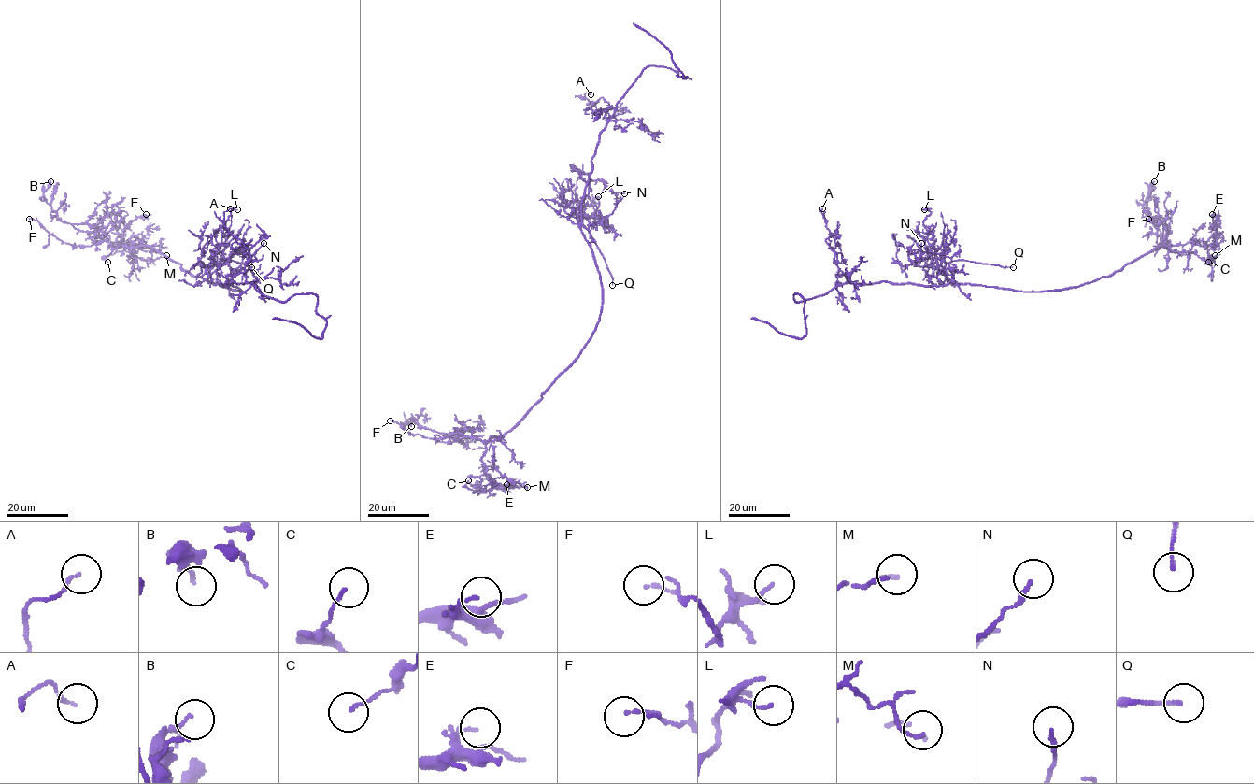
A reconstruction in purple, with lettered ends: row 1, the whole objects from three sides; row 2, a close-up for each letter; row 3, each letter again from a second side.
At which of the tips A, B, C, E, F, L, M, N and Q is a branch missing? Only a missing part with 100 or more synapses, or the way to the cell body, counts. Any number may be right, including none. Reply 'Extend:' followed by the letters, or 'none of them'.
Extend: none of them

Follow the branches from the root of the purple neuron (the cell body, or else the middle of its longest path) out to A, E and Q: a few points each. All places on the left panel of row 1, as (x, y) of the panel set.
A: (234, 286), (220, 283), (246, 283), (244, 267), (250, 255), (243, 243), (223, 224), (224, 212), (230, 208)
E: (234, 286), (242, 292), (196, 277), (149, 247), (122, 245), (120, 236), (126, 227), (146, 214)
Q: (234, 286), (208, 283), (209, 269), (225, 260), (251, 267)

